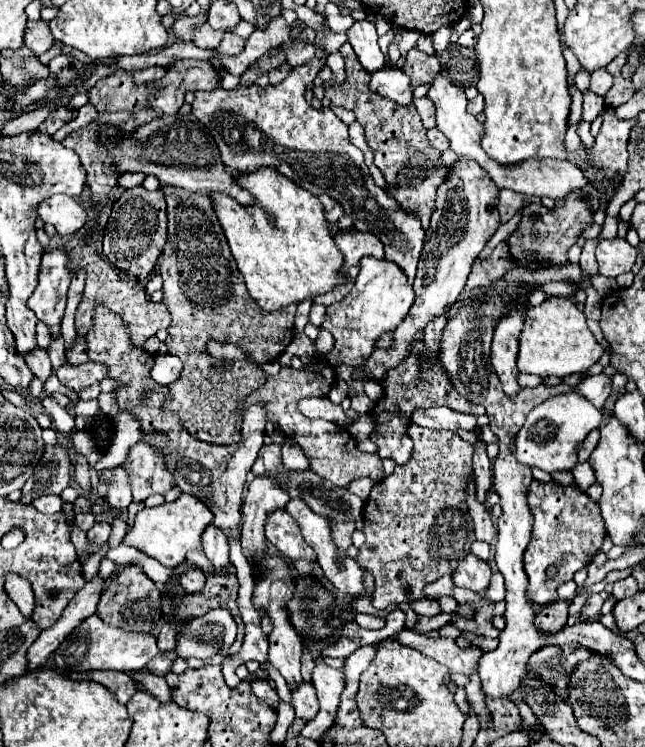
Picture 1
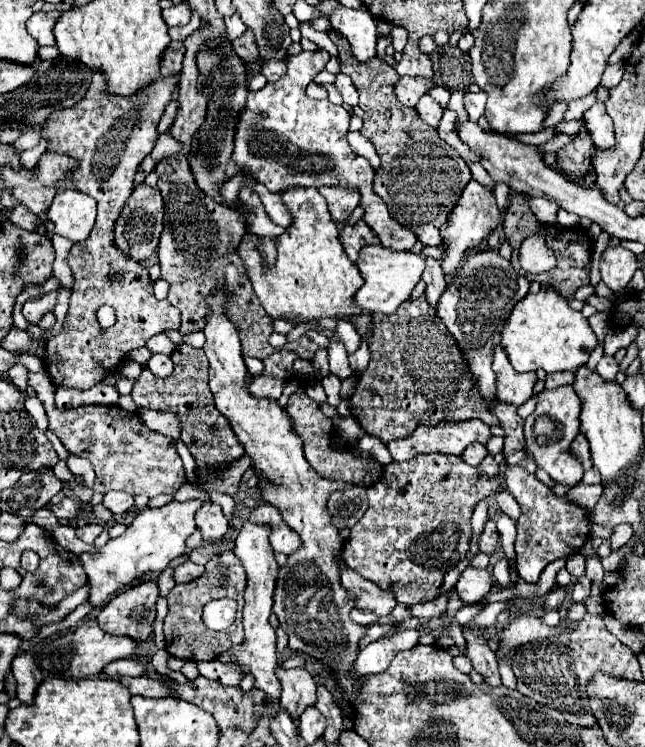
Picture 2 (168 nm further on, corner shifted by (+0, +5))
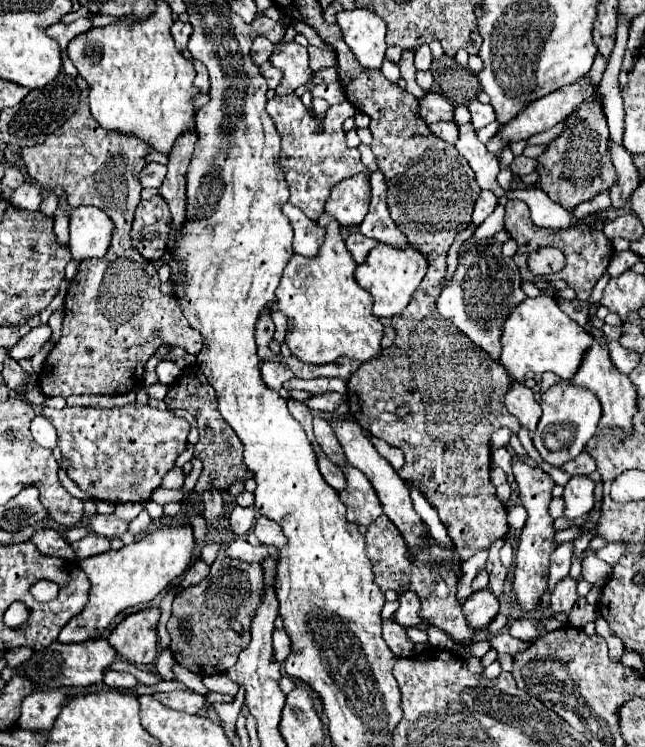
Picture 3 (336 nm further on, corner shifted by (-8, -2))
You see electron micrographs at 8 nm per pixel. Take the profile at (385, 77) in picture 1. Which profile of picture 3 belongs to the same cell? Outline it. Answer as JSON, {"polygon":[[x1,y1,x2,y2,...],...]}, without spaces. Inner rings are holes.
{"polygon":[[429,91,419,99,419,115,427,123,451,121,453,119,453,105,443,95]]}

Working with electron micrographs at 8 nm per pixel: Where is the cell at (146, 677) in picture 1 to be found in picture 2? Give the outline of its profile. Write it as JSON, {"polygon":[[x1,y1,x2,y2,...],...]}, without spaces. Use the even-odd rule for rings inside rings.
{"polygon":[[123,658,123,660,115,660,115,662,107,664,103,674,109,676,109,678,117,678,117,676,143,676,145,668,143,668,143,664,139,660]]}

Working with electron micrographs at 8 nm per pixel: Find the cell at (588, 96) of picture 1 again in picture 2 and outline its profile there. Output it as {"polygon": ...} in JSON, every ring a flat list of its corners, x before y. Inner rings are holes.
{"polygon":[[595,102,583,118,585,126,591,130,593,142,597,148,601,150,609,150,615,146,615,136,613,136,613,120,609,118,609,114,605,112,605,104,603,102]]}

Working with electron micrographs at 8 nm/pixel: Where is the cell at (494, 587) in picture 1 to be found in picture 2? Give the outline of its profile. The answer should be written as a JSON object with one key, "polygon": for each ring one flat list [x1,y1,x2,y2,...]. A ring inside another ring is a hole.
{"polygon":[[505,558,497,560,497,564,493,566,493,576,499,582,499,586,503,586,503,588,511,584,511,578,509,578,509,562]]}

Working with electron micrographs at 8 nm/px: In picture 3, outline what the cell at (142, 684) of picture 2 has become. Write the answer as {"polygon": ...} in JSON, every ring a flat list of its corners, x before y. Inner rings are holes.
{"polygon":[[173,691,173,693,153,693,155,699,159,699,163,705,185,711,185,713,199,713,205,707,205,699,199,693,189,691]]}

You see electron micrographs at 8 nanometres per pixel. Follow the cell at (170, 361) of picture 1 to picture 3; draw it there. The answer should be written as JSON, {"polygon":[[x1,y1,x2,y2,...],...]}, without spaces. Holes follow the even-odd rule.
{"polygon":[[161,361,161,363,157,365,155,373,157,373,157,377,159,377,159,381,161,381,163,385,171,385,171,383,177,379,177,375,181,373,181,369,177,367,175,361]]}

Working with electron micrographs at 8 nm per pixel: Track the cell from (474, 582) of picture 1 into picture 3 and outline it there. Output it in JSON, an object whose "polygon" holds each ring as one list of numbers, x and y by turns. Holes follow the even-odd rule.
{"polygon":[[489,589,475,591,463,603,463,613,465,613,469,625,477,631,485,629,495,619,497,611,499,611,499,599]]}

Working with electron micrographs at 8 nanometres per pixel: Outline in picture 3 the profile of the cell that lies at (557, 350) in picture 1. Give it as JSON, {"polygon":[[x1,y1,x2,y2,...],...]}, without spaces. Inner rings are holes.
{"polygon":[[539,295,535,299,525,299,511,311,503,325,501,345,501,363,517,381,525,381,527,373,539,375,543,371,553,371,561,379,569,381,577,373,577,367,581,367,585,351,593,345,593,335,569,319,559,309,555,297]]}

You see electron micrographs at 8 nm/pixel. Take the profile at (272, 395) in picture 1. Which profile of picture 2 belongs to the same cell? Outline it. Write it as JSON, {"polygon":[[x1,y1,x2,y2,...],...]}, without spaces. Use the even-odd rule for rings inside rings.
{"polygon":[[301,388,299,394,293,394,289,398,289,404,287,404,287,414,291,416,293,420,293,428,297,430,297,434,303,438,303,444,305,444,305,458,307,462,311,464,311,468,315,472,319,472,323,478,329,478,329,480,343,480,343,482,361,482,361,476,365,472,361,472,361,468,365,468,365,464,361,464,361,460,357,460,349,448,343,448,341,452,337,452,337,448,331,448,331,440,335,436,335,430,331,426,331,420,319,410,319,404,315,404,307,394,305,390]]}

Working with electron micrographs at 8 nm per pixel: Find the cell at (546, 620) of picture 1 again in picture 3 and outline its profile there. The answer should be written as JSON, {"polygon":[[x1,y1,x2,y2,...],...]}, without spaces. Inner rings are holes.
{"polygon":[[571,577,561,579,551,595,551,609,556,613,569,613,577,603,577,599,579,599,577,581]]}

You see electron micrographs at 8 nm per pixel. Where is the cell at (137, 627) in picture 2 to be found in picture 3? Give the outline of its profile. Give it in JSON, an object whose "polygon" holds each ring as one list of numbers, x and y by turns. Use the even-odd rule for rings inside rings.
{"polygon":[[149,607,137,613,127,615,109,635,109,643,117,649,117,653,135,663,135,665,149,665,155,661,159,653,159,607]]}

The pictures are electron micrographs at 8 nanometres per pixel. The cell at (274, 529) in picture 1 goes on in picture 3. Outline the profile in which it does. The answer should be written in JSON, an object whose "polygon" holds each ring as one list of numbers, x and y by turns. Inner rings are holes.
{"polygon":[[263,515,255,519,255,525,253,525,253,533,257,535,257,539,261,543,267,543,267,545,275,545,277,549,281,549,285,543,287,543,287,537,283,535,281,527,277,523,273,523,271,519,265,519]]}

